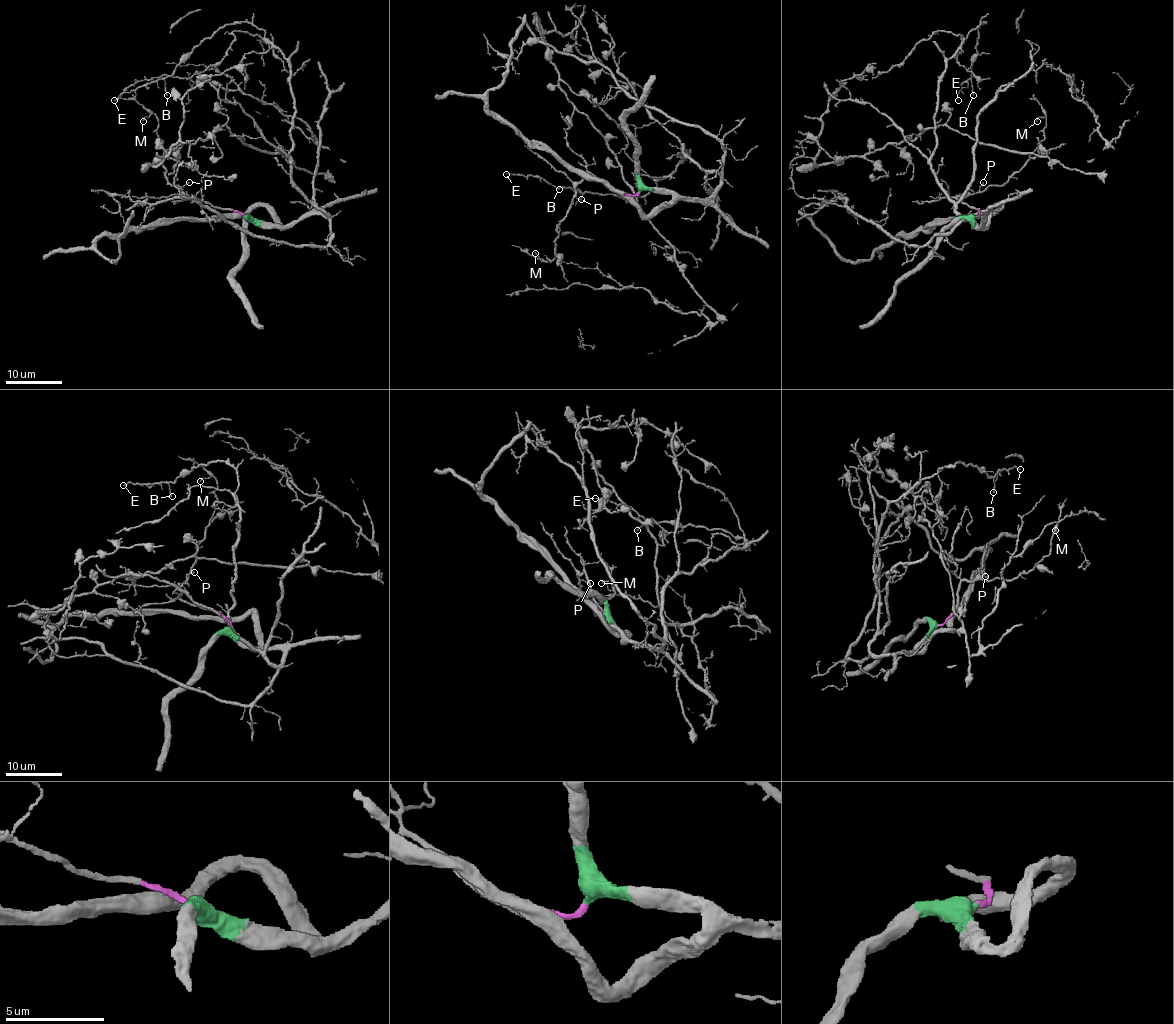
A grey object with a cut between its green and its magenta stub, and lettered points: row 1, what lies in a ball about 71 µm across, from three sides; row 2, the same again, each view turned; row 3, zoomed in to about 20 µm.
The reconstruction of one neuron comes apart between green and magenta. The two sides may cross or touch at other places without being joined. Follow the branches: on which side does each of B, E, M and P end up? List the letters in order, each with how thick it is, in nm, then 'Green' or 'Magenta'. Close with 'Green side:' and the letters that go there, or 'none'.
B: Thickness 110 nm. Green
E: Thickness 130 nm. Green
M: Thickness 100 nm. Magenta
P: Thickness 120 nm. Magenta
Green side: B, E

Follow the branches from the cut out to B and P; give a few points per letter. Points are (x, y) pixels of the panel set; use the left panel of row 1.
B: (246, 215), (285, 225), (329, 215), (293, 181), (289, 61), (252, 23), (231, 23), (164, 79), (167, 95)
P: (246, 215), (183, 194), (181, 189), (188, 181)

